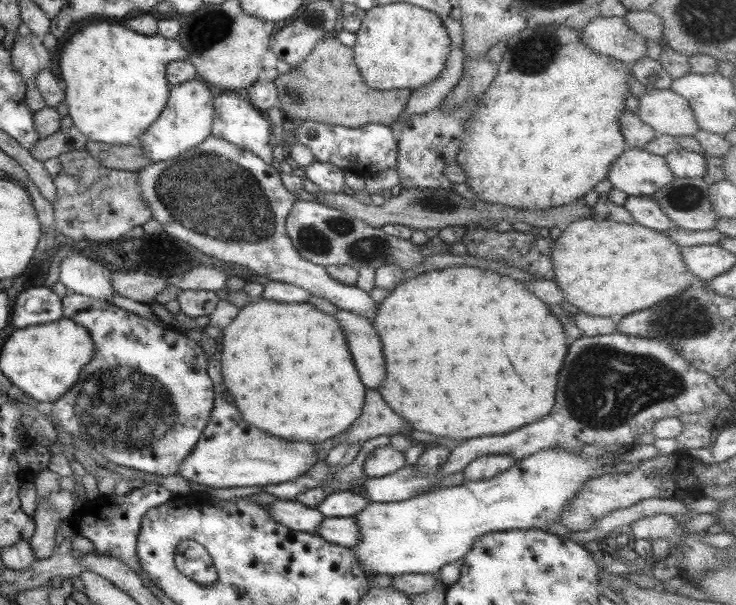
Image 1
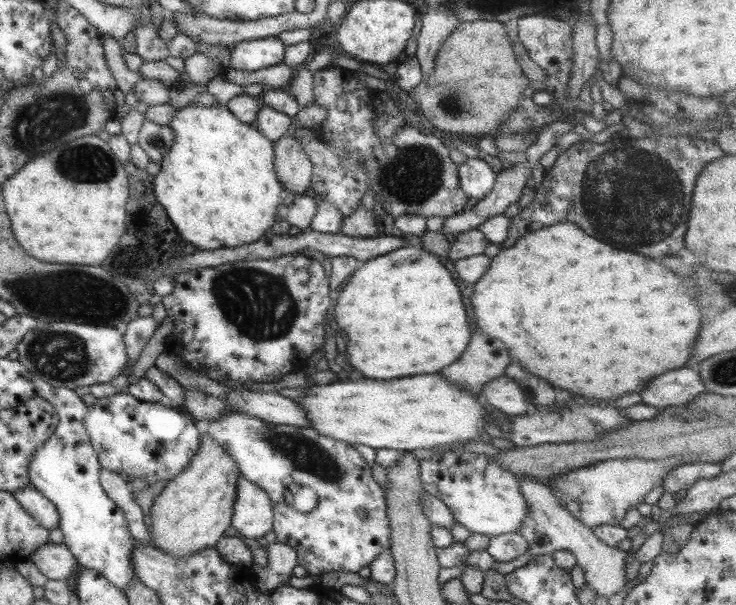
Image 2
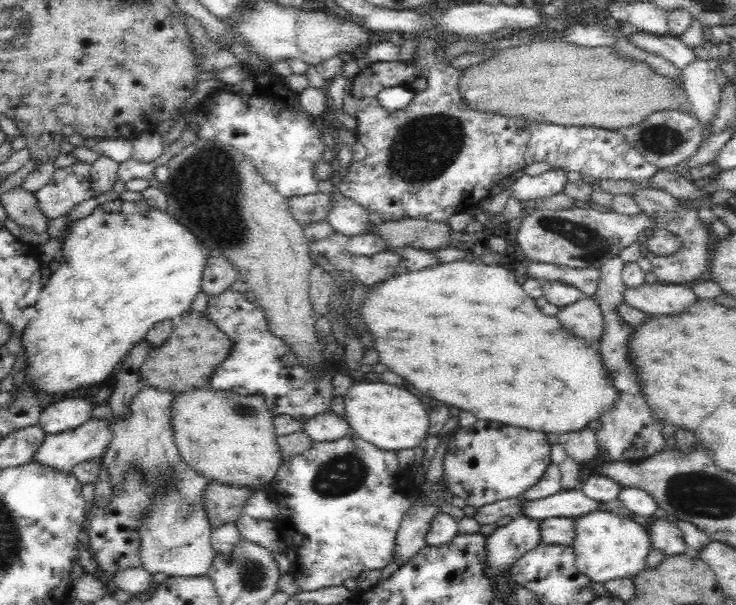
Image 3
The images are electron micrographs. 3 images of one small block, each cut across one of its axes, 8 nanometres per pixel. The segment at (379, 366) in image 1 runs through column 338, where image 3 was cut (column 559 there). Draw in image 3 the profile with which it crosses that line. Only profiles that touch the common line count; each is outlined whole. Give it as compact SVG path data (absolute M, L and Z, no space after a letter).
M582 297L574 304L562 307L554 315L560 327L574 337L584 339L590 346L597 346L603 333L603 313L600 305Z

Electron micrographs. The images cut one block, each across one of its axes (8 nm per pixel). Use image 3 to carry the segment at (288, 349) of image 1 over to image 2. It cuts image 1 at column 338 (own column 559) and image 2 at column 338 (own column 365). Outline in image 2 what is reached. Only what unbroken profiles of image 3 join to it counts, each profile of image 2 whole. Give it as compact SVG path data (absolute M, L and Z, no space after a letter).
M407 244L361 262L337 298L335 320L337 326L347 334L349 364L365 378L373 380L437 373L461 356L471 336L461 292L445 269L444 260Z

